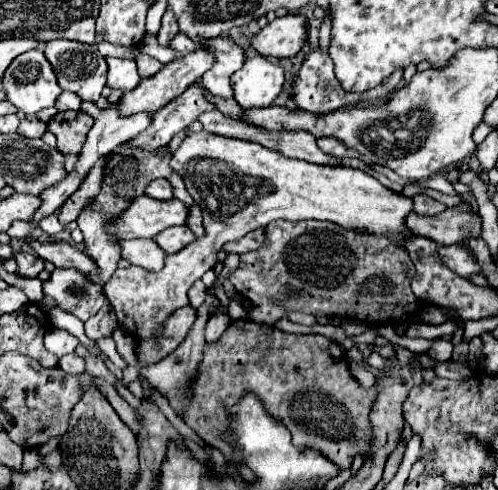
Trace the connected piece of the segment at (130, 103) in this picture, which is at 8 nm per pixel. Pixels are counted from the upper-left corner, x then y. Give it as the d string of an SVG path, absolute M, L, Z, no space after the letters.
M198 48L192 54L186 54L182 58L172 60L170 64L166 64L154 76L142 78L140 84L134 90L124 92L124 96L118 102L118 114L120 116L132 116L132 114L138 114L138 112L156 112L156 110L160 110L162 106L166 106L168 102L172 102L176 96L180 96L190 84L194 84L196 80L200 80L202 74L212 66L212 62L214 62L212 54L204 52L202 48Z

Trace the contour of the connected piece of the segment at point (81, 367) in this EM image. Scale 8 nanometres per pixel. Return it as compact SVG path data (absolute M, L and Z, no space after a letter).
M75 353L67 354L58 361L58 366L68 374L81 374L85 372L85 361Z

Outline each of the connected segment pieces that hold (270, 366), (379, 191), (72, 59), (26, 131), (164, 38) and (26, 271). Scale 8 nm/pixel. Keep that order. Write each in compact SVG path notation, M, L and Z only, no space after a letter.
M236 320L230 322L226 332L220 336L218 342L206 344L204 348L204 360L198 368L198 376L192 382L194 384L194 432L200 434L200 438L208 444L218 448L226 460L232 460L232 448L218 440L218 432L224 432L228 426L228 414L226 408L234 406L244 392L252 392L258 398L262 398L266 410L288 426L292 434L292 442L298 448L316 448L326 458L330 458L334 464L338 464L340 470L350 468L354 454L368 452L370 446L370 434L372 428L368 424L368 414L372 408L372 402L376 398L376 388L364 390L358 380L348 370L348 358L340 350L340 346L324 336L304 336L304 334L286 334L274 326L256 324L250 320Z
M188 130L186 138L172 154L170 164L172 170L182 176L188 192L202 210L204 236L196 238L180 252L166 256L160 272L140 270L140 266L118 268L104 286L118 324L136 340L156 336L162 322L174 310L188 306L188 288L200 280L204 272L214 268L216 254L224 242L264 228L272 220L328 220L348 230L386 236L396 242L412 236L404 224L406 216L412 212L412 200L384 188L376 178L354 168L316 166L298 158L288 158L256 142L226 138L206 130Z
M52 40L44 46L44 54L48 62L54 68L54 74L60 82L62 90L74 92L80 96L82 102L90 100L96 102L100 98L102 88L106 86L106 74L108 74L108 64L102 56L98 56L98 50L92 46L86 46L82 42L72 42L72 40Z
M22 120L18 126L18 134L22 134L24 138L42 138L46 130L46 122L40 120Z
M168 7L162 17L161 28L157 34L158 43L163 47L167 47L168 42L174 38L178 31L176 17L171 8Z
M16 254L14 256L18 262L16 274L22 278L38 278L38 274L44 270L44 260L36 258L32 254Z

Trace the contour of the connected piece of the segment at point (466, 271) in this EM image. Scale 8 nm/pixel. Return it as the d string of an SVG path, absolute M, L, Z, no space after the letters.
M458 244L438 248L438 254L440 254L442 262L444 262L448 268L452 268L452 272L458 274L458 276L468 278L468 276L474 274L474 272L482 272L482 270L480 270L480 264L478 264L476 260L472 260L470 252L468 252L466 248L458 246Z

